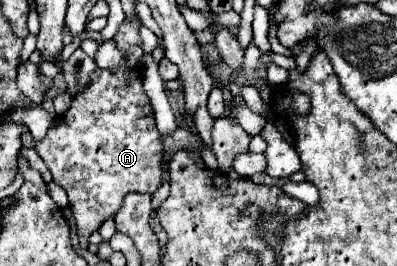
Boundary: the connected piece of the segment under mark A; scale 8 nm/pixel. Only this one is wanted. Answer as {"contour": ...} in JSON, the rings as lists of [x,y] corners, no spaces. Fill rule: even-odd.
{"contour":[[[139,16],[125,18],[113,38],[117,48],[123,54],[123,64],[117,70],[101,70],[97,68],[91,74],[91,80],[83,92],[79,92],[69,110],[59,116],[53,126],[49,128],[47,136],[39,142],[35,142],[37,154],[43,158],[47,164],[53,182],[65,188],[69,196],[69,208],[75,216],[77,222],[77,236],[79,236],[79,246],[87,250],[89,246],[89,236],[101,228],[103,220],[109,216],[115,216],[115,212],[121,208],[125,194],[129,192],[141,192],[141,194],[153,194],[161,186],[161,154],[163,154],[163,144],[155,136],[151,128],[157,128],[155,116],[153,116],[153,106],[149,96],[143,90],[143,76],[137,68],[133,68],[127,62],[127,52],[131,46],[141,46],[141,36],[139,36],[141,20]]]}

